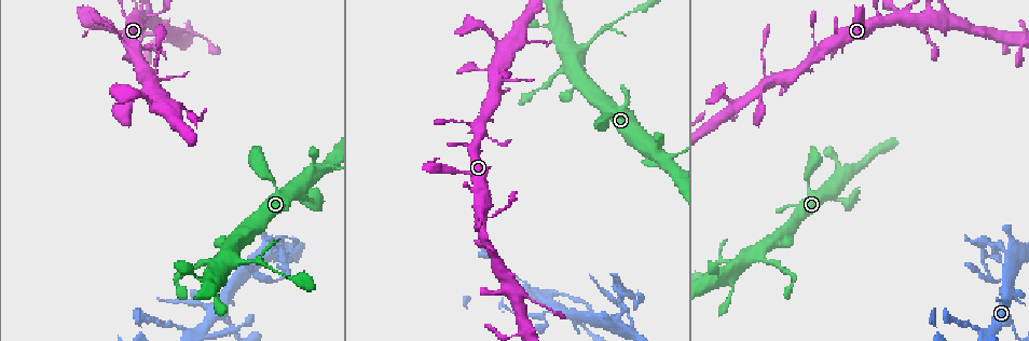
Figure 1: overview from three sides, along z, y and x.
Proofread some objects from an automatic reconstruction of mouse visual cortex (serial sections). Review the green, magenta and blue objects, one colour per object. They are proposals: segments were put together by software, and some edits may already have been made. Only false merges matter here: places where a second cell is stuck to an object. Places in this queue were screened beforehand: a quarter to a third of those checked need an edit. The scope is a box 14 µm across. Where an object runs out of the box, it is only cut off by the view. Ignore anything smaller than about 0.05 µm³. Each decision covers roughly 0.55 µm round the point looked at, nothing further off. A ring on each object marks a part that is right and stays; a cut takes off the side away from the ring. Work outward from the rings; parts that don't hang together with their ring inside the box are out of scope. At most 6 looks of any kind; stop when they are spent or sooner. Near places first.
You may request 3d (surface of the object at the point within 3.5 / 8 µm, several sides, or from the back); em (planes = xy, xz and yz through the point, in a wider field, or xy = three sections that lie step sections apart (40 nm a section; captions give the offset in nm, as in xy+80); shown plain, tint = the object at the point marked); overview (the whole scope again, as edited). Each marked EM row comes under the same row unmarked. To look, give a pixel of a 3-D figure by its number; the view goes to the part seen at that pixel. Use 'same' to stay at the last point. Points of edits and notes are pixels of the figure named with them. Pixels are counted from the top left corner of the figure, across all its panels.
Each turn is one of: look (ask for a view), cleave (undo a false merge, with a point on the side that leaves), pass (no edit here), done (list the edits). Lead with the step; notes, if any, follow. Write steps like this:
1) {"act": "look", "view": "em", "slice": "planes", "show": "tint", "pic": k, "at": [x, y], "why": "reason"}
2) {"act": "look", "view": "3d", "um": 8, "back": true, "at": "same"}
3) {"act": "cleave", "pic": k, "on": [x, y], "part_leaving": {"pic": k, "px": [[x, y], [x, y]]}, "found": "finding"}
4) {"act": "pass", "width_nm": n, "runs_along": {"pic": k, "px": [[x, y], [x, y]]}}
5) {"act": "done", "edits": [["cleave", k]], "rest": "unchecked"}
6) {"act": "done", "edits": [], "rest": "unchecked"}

{"act": "look", "view": "3d", "um": 3.5, "pic": 1, "at": [233, 259], "why": "four arms meet"}

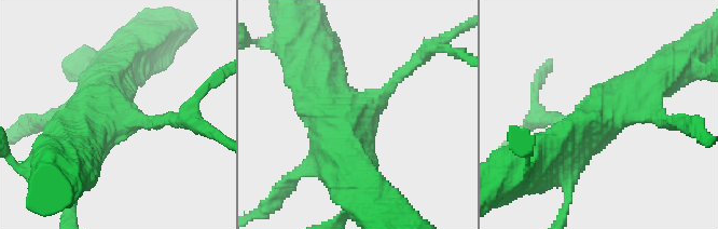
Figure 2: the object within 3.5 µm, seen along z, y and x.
{"act": "look", "view": "em", "slice": "xy", "step": 1, "show": "tint", "pic": 2, "at": [115, 116], "arms": 4, "arm_widths_nm": [200, 200, 600, 600], "why": "now the EM"}

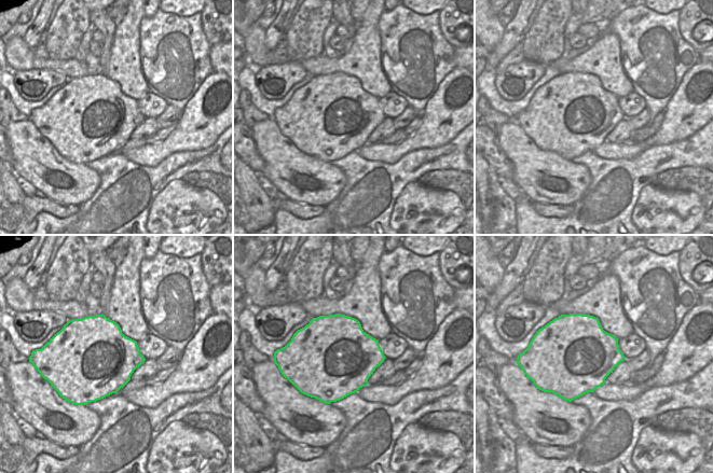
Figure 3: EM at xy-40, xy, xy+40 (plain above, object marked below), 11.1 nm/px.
{"act": "pass", "width_nm": 900, "runs_along": {"pic": 2, "px": [[667, 71], [612, 104], [560, 150]]}, "found": "continuous, no second cell"}

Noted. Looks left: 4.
{"act": "look", "view": "3d", "um": 8, "pic": 1, "at": [838, 168], "why": "two arms at a narrow angle"}

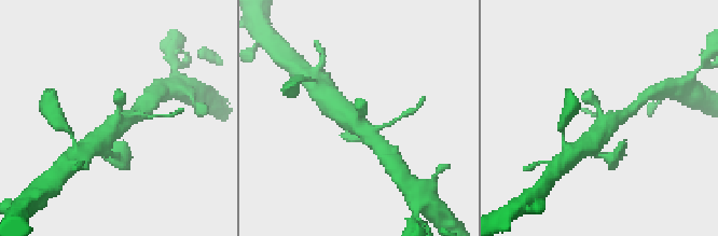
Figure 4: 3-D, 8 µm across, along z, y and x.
{"act": "look", "view": "em", "slice": "xy", "step": 5, "show": "tint", "pic": 4, "at": [602, 117], "arms": 4, "arm_widths_nm": [200, 250, 450, 700]}

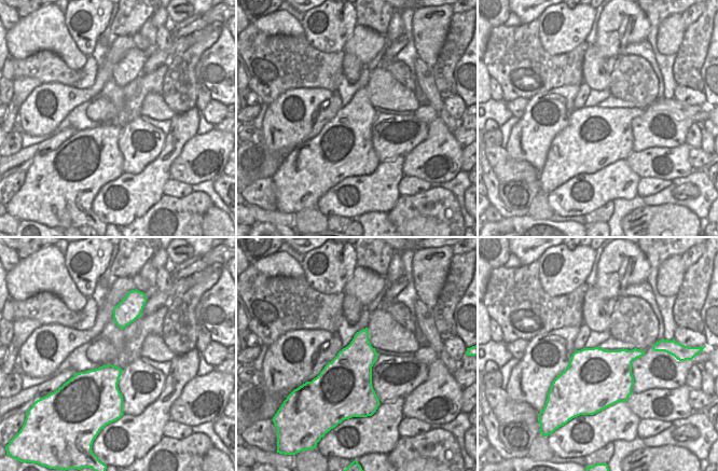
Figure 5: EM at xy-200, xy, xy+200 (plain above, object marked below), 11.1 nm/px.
{"act": "pass", "width_nm": 550, "runs_along": {"pic": 4, "px": [[335, 105], [358, 127], [377, 142]]}, "found": "all the same cell"}

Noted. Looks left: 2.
{"act": "look", "view": "3d", "um": 8, "pic": 1, "at": [818, 51], "why": "thin arm on a thick one"}

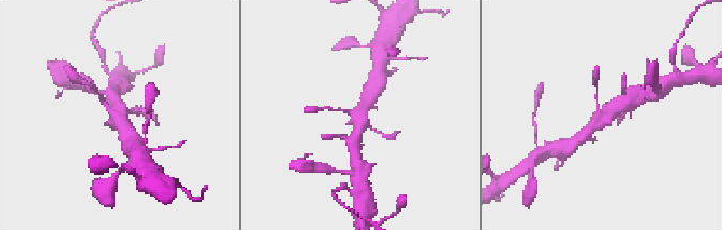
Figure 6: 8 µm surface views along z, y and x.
{"act": "look", "view": "em", "slice": "xy", "step": 2, "show": "tint", "pic": 6, "at": [603, 119], "why": "need the tissue"}

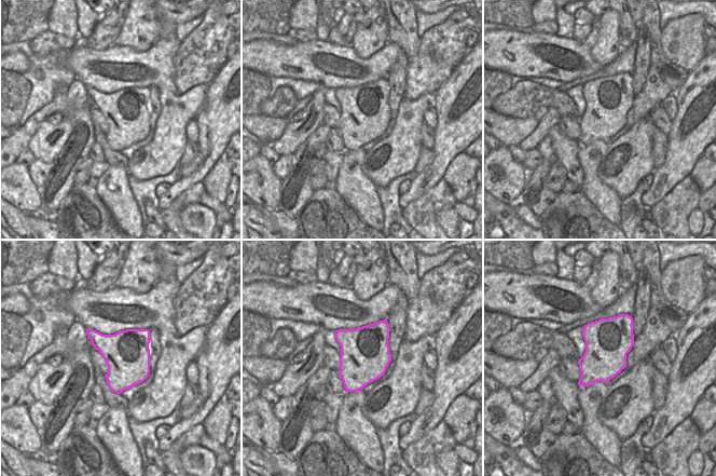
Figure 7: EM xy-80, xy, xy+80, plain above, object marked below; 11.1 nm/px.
{"act": "pass", "runs_along": {"pic": 6, "px": [[627, 103], [601, 117], [581, 138]]}, "found": "one cell here"}

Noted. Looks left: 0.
{"act": "done", "edits": [], "rest": "unchecked"}

